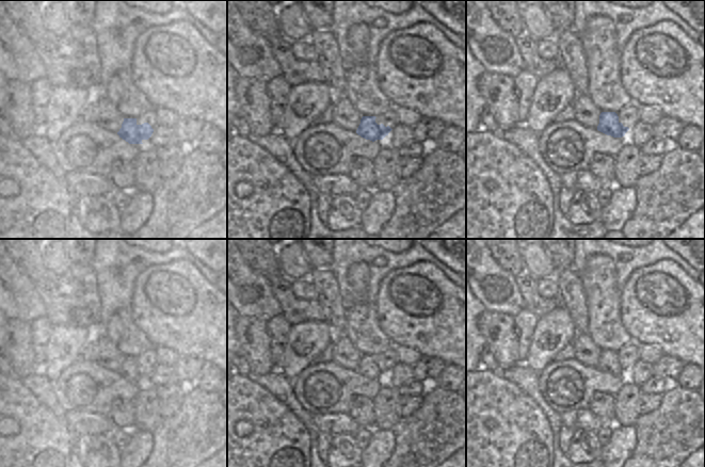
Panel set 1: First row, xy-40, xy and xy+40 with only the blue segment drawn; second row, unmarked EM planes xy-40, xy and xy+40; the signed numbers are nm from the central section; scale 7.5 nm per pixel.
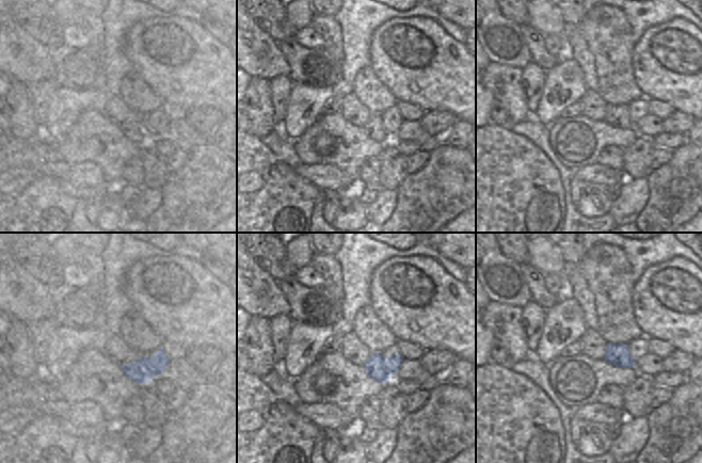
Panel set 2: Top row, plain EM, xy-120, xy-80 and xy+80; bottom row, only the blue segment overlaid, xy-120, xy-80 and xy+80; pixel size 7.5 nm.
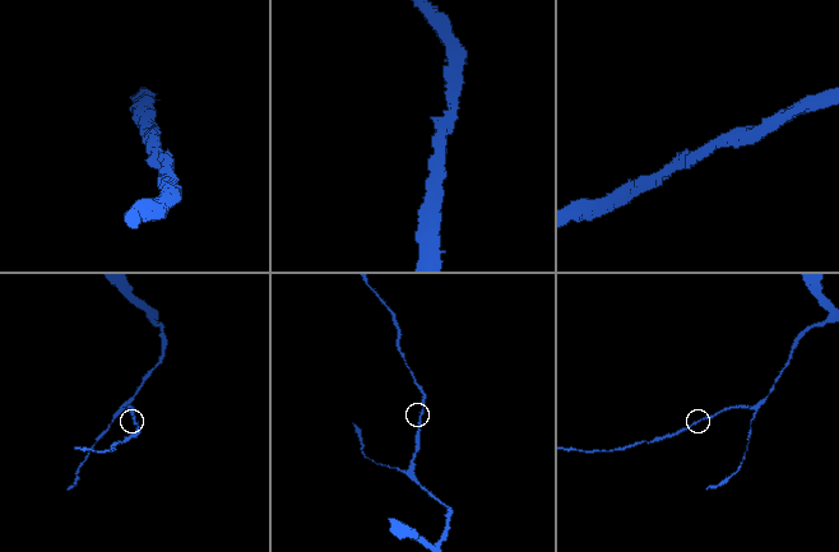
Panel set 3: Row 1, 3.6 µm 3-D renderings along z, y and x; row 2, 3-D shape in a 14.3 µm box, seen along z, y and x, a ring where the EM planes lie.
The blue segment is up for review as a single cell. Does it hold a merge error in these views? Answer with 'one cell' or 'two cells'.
one cell

